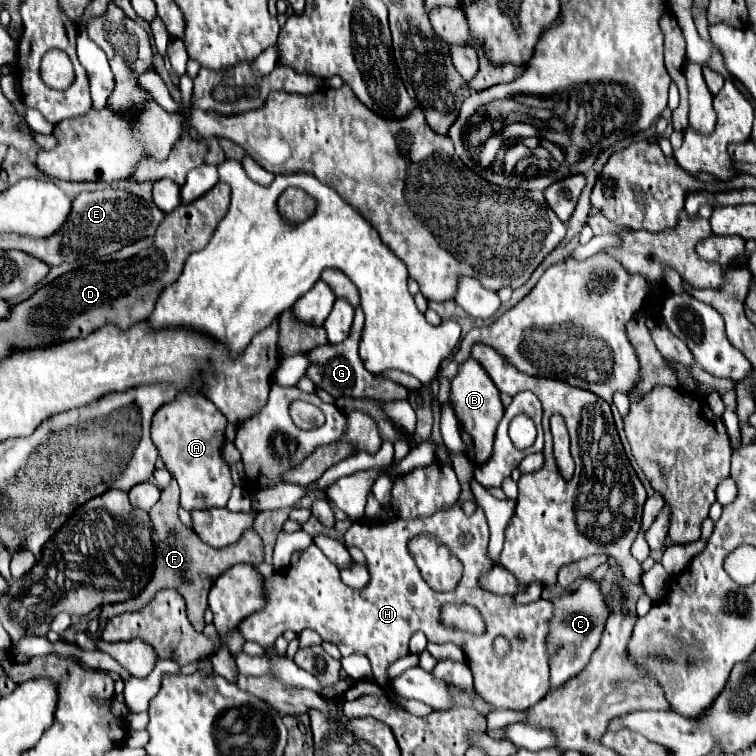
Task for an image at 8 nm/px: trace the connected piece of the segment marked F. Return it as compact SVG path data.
M172 480L172 484L168 488L162 490L160 500L154 504L154 508L150 510L150 522L152 522L152 542L154 542L154 568L152 568L152 582L136 596L130 598L126 602L120 604L106 604L100 610L100 620L108 622L110 618L124 614L128 610L140 610L144 608L146 602L150 602L154 598L154 594L158 590L164 588L174 588L184 596L186 604L186 612L188 620L192 622L194 630L202 630L204 628L204 612L208 606L208 593L212 588L212 582L228 568L232 568L234 564L260 564L264 558L262 552L262 540L260 536L250 528L246 530L238 542L234 542L232 546L226 548L212 548L208 544L204 544L190 528L186 528L180 518L178 518L178 500L180 500L180 490L178 484Z

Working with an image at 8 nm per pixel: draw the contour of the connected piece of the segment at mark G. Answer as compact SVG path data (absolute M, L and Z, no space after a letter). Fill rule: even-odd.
M356 308L354 314L354 324L352 324L352 332L350 336L342 342L342 344L324 344L324 346L316 346L314 350L310 350L310 362L316 368L308 368L308 378L316 382L318 388L324 388L326 392L330 392L332 396L340 398L340 396L348 396L348 398L370 398L370 400L408 400L408 390L388 378L376 376L372 372L368 372L364 368L364 364L360 362L358 356L358 342L360 342L360 330L364 324L364 314L360 308Z

